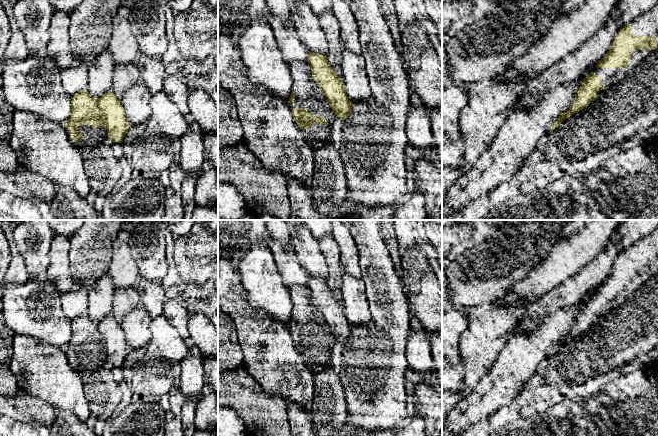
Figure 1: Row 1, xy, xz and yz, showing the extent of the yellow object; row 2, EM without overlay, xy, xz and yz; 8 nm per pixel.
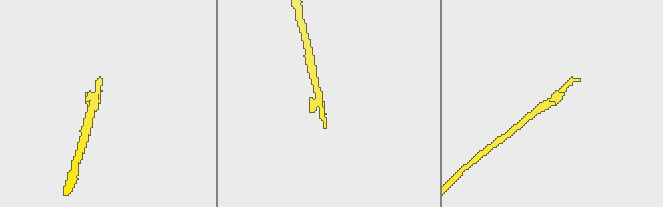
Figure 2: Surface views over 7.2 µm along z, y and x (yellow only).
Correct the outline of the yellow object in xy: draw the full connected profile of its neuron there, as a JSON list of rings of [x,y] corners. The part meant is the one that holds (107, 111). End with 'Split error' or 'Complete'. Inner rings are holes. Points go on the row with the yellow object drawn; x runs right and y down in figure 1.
[[[87,90],[71,97],[71,114],[65,124],[66,130],[71,132],[70,140],[81,143],[84,136],[78,129],[85,122],[105,127],[108,138],[115,143],[122,143],[130,127],[122,103],[112,90],[99,98],[92,97]]]. Complete

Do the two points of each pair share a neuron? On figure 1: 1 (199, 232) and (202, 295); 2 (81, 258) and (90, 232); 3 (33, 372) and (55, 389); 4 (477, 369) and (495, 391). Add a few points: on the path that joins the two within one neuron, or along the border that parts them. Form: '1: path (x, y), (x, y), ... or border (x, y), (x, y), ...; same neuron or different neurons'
1: path (199, 248), (199, 279); same neuron
2: path (87, 252), (90, 249), (90, 238); same neuron
3: path (38, 372), (50, 384); same neuron
4: border (497, 357), (492, 366), (468, 394); different neurons

